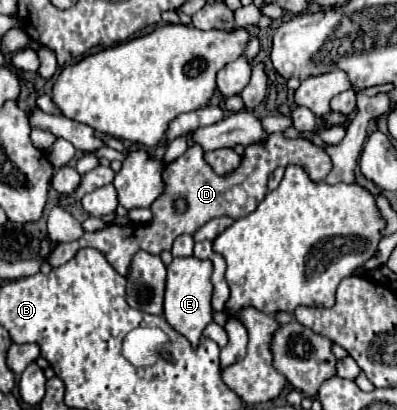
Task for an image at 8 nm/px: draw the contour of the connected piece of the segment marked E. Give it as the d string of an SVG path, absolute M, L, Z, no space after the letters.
M188 256L188 258L174 258L166 268L168 268L168 278L166 278L164 316L178 334L188 338L190 344L196 346L200 342L202 330L206 328L206 324L212 322L212 306L210 306L212 262L200 260L196 256Z

